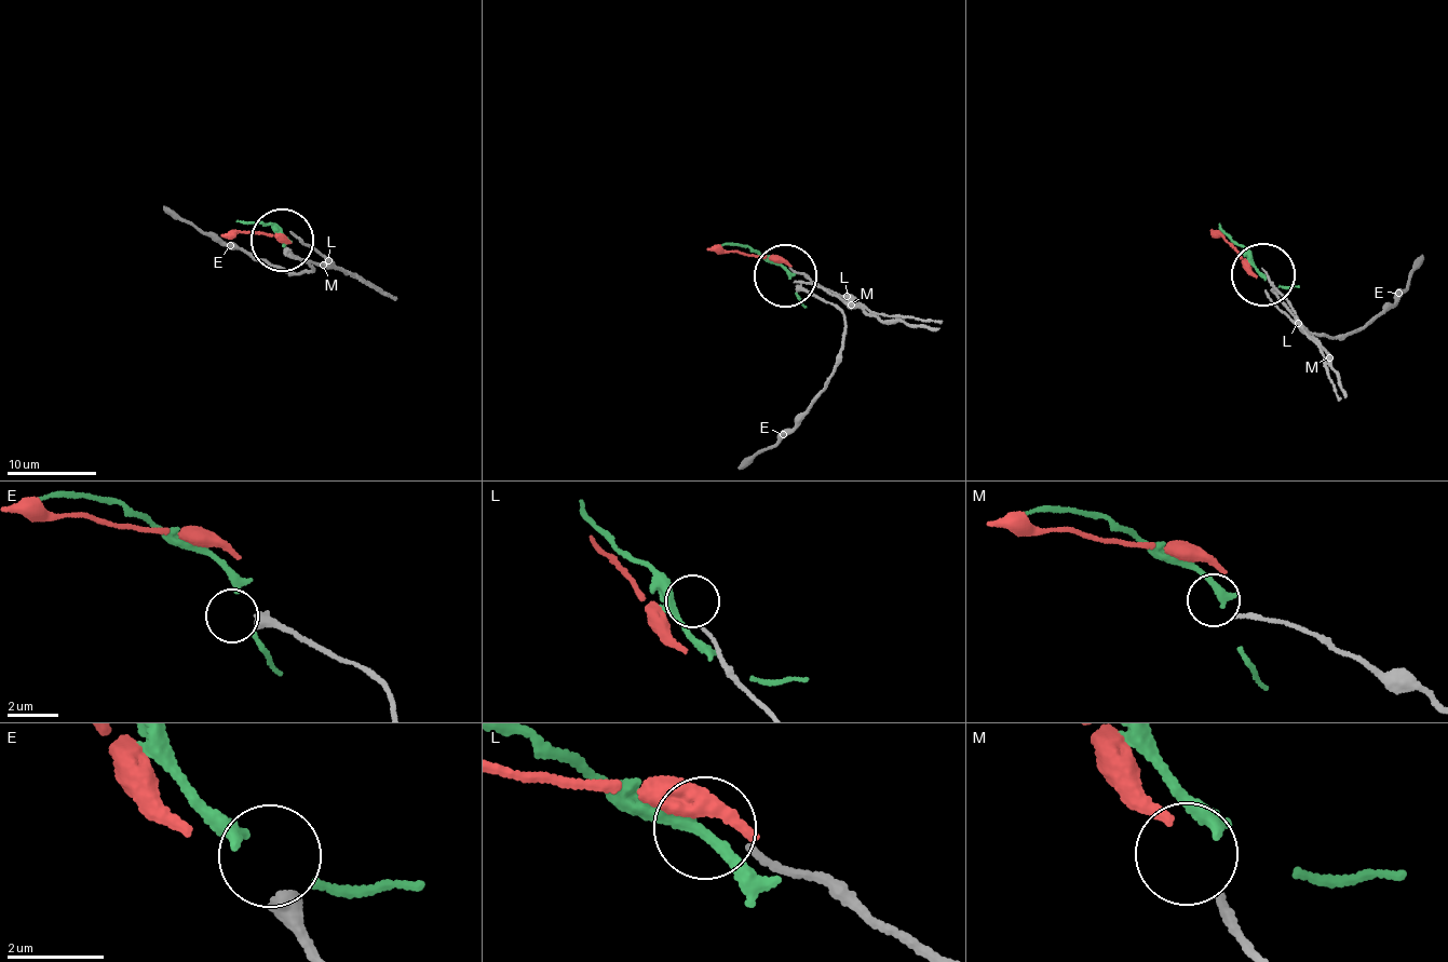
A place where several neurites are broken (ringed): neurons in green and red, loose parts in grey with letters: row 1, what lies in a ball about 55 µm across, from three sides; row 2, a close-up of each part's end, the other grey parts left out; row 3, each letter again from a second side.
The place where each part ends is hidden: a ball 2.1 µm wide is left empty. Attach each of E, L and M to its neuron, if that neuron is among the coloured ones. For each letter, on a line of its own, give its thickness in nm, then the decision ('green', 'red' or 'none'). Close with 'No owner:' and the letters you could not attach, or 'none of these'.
E: 440 nm thick; none
L: 120 nm thick; none
M: 160 nm thick; none
No owner: E, L, M

